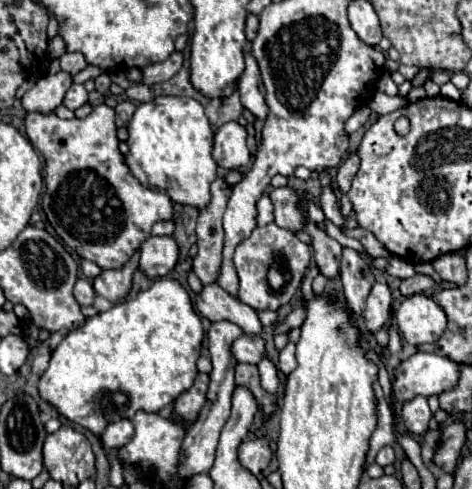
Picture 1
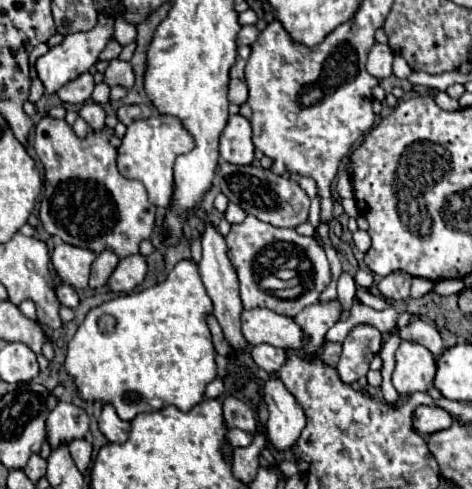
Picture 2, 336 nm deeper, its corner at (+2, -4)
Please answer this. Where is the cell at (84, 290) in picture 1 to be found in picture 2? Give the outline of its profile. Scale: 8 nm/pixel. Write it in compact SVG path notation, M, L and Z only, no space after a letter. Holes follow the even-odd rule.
M64 283L56 287L56 297L58 297L58 301L60 301L62 305L66 305L66 307L70 307L70 309L78 307L78 303L80 303L80 297L78 297L76 289L70 287L70 285L64 285Z

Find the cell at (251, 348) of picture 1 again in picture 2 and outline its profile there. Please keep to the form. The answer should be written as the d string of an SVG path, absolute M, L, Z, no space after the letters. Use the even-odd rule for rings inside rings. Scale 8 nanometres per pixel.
M270 345L252 347L252 357L254 357L256 365L262 367L264 371L268 371L270 375L278 373L280 367L286 363L286 351L270 347Z

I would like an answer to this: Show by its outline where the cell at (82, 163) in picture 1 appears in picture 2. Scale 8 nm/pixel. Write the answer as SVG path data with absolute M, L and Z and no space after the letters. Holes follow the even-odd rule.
M44 117L34 129L32 143L44 165L44 197L40 205L44 229L70 245L86 247L94 253L110 249L122 259L138 253L140 241L150 237L156 207L148 201L140 181L130 181L118 173L116 149L110 145L112 135L114 131L104 127L86 139L78 139L64 119Z

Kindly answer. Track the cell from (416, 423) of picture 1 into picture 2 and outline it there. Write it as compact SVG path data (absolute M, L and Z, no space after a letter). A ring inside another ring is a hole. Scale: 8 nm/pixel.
M420 405L414 411L414 429L422 435L430 435L442 429L448 429L452 425L452 417L448 411L440 409L440 407L428 407L428 405Z

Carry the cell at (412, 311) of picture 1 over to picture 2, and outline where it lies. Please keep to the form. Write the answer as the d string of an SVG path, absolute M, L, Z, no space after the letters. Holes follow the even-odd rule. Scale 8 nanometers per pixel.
M402 341L396 351L392 383L400 395L428 391L436 375L436 363L430 351L418 343Z

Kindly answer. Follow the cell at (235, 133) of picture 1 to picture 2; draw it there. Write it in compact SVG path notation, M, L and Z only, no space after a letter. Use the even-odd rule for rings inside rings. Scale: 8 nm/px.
M230 115L220 135L220 157L234 165L248 165L254 161L252 125L246 117Z

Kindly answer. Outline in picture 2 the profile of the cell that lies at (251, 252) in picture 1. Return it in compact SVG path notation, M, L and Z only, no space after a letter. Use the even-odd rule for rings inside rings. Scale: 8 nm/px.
M248 215L242 223L232 225L230 233L224 237L226 245L228 245L228 257L238 273L238 283L240 283L240 299L244 309L254 309L254 307L268 307L280 315L298 315L298 311L302 311L306 305L316 303L320 293L330 285L332 281L332 273L330 273L330 263L326 259L324 249L320 247L320 243L314 237L302 237L298 235L294 229L280 229L268 223L262 223L260 219L256 219L254 215ZM292 257L292 263L298 263L298 267L312 267L312 285L310 289L306 289L304 293L300 293L294 299L280 299L274 297L272 293L260 289L258 279L256 279L256 263L272 263L274 267L280 267L284 263L288 263Z

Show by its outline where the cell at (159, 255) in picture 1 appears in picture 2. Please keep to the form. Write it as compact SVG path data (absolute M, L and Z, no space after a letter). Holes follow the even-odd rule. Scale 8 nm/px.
M130 255L130 257L120 259L118 267L114 269L114 273L108 279L108 287L112 291L118 291L118 293L128 293L144 281L144 275L146 275L144 257L142 255Z

